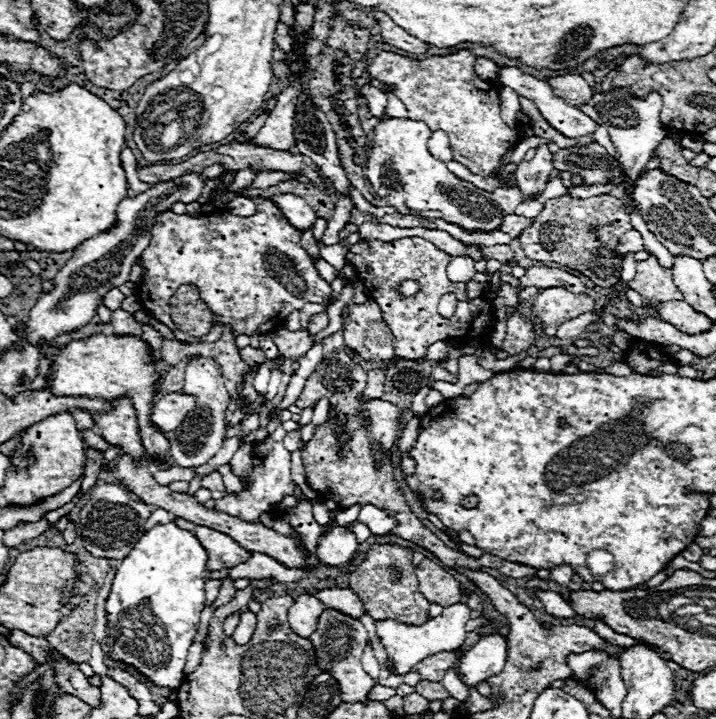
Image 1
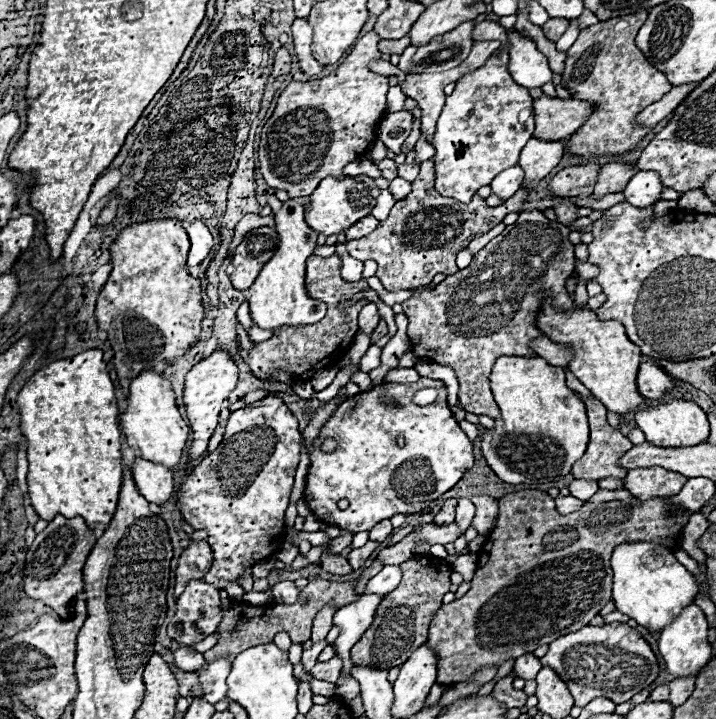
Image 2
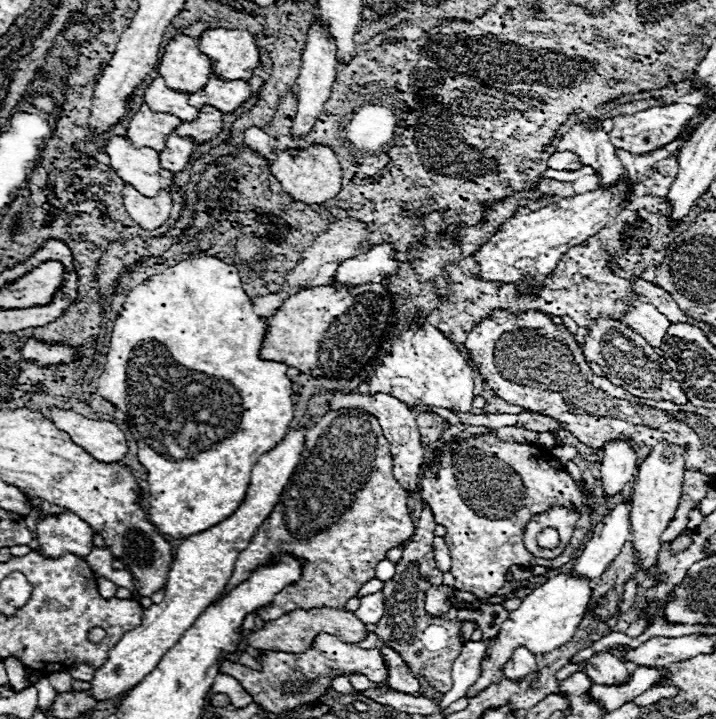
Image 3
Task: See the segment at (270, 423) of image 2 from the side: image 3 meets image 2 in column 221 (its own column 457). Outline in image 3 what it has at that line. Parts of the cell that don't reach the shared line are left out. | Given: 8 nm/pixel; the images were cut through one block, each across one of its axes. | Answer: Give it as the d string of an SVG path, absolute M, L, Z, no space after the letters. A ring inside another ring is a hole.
M476 436L460 444L444 444L440 454L440 476L432 478L430 470L424 470L420 476L420 498L424 504L430 504L436 524L446 528L446 546L452 556L452 570L450 574L456 580L456 588L462 592L472 592L478 598L490 598L496 596L496 592L504 586L504 574L512 564L520 564L524 568L532 566L546 566L546 568L558 568L572 560L574 552L582 546L582 540L588 536L590 524L590 508L584 502L584 492L576 480L570 478L570 474L564 468L550 466L550 454L544 452L536 444L514 444L514 442L500 442L496 436ZM572 504L574 510L580 514L580 520L576 522L572 540L568 548L560 554L560 558L536 558L532 556L524 542L524 528L536 512L548 512L548 508Z

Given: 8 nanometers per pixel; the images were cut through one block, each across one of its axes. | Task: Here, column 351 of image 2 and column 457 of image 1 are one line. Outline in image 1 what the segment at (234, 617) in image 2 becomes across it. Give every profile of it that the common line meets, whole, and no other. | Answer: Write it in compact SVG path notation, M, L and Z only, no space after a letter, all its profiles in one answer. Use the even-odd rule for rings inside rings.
M424 558L420 566L416 566L416 578L422 596L426 596L430 604L440 604L442 608L446 608L450 604L458 604L462 598L458 580L454 580L452 574L448 574L428 558Z

